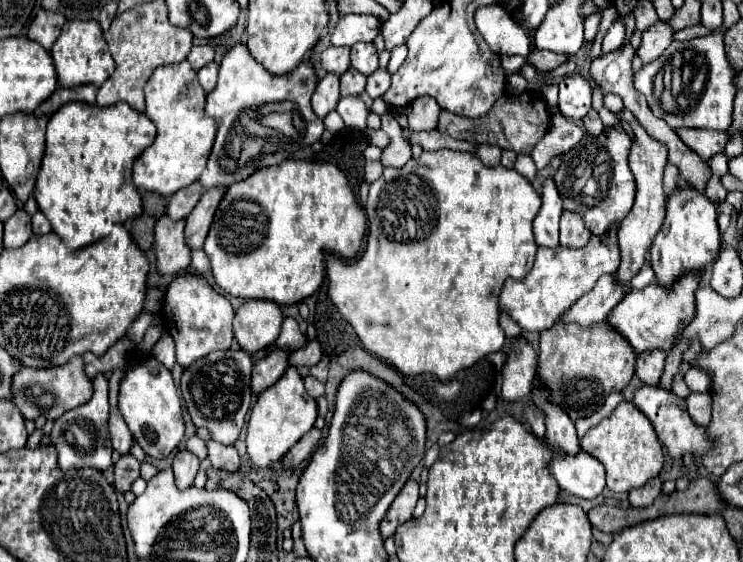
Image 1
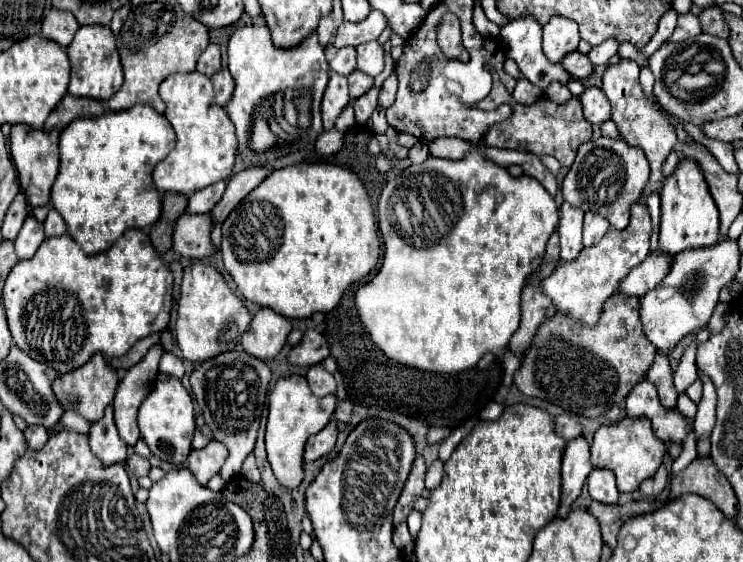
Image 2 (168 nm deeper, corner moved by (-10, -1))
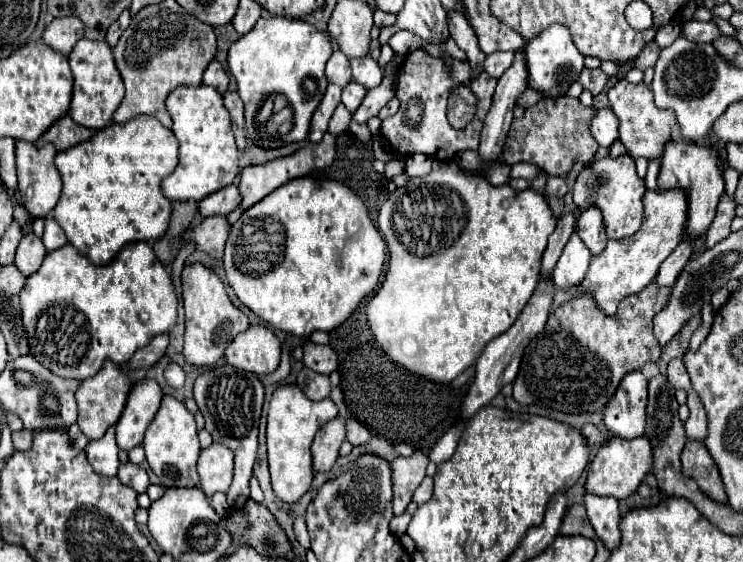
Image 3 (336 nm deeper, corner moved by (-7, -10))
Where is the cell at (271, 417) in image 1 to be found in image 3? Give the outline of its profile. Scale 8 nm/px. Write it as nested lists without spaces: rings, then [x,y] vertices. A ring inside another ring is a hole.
[[[279,385],[271,397],[267,413],[267,455],[275,495],[285,503],[299,501],[313,481],[311,443],[315,433],[337,417],[337,407],[331,399],[311,401],[297,385]]]

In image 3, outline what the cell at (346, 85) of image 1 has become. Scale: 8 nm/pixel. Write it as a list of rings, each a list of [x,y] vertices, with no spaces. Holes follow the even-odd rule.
[[[351,81],[347,87],[343,87],[343,99],[341,99],[341,101],[343,101],[343,105],[345,105],[351,113],[355,113],[355,109],[361,105],[365,93],[367,93],[365,87],[361,87],[359,83]]]

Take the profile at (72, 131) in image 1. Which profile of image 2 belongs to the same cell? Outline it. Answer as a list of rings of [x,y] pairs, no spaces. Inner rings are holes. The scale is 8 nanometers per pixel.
[[[134,106],[130,110],[122,110],[122,112],[106,112],[100,118],[78,118],[76,122],[72,122],[62,134],[60,134],[60,172],[56,176],[56,182],[52,186],[52,206],[62,214],[62,218],[68,224],[68,234],[80,244],[80,248],[86,254],[100,254],[104,250],[108,250],[112,246],[112,242],[116,242],[116,238],[120,238],[120,234],[126,228],[144,228],[144,226],[152,226],[156,222],[156,218],[160,218],[160,198],[162,194],[156,190],[156,186],[152,186],[152,170],[156,168],[158,162],[162,162],[174,148],[176,144],[176,134],[168,122],[166,116],[158,114],[152,106]]]

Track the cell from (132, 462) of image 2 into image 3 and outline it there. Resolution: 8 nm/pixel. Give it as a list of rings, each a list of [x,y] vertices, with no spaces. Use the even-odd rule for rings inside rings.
[[[125,463],[125,465],[121,465],[121,467],[119,467],[117,477],[119,477],[119,479],[125,483],[125,485],[133,487],[137,493],[143,493],[143,491],[147,489],[147,485],[149,485],[147,471],[145,471],[141,465]]]

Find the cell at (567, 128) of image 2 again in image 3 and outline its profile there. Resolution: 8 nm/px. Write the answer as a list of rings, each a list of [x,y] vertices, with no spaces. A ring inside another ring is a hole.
[[[557,97],[557,99],[543,99],[537,105],[529,107],[523,119],[515,119],[505,139],[503,157],[509,165],[527,161],[539,165],[549,175],[565,177],[573,161],[589,163],[597,151],[597,141],[589,133],[589,119],[593,117],[593,107],[583,107],[579,99],[573,97]]]

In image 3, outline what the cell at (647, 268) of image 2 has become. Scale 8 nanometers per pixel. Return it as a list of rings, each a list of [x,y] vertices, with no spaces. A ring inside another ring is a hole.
[[[681,241],[677,245],[677,249],[661,263],[653,283],[657,287],[671,287],[677,279],[677,275],[681,273],[681,267],[685,267],[687,259],[689,259],[689,253],[693,253],[693,245],[689,241]]]

